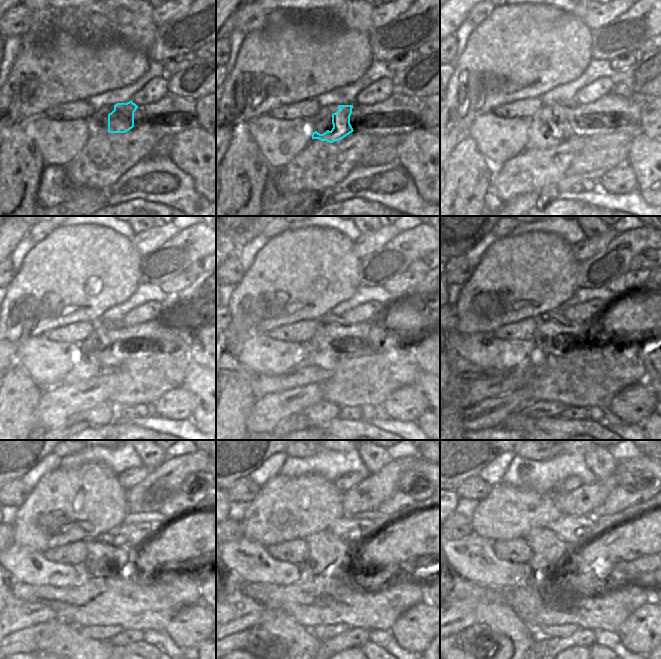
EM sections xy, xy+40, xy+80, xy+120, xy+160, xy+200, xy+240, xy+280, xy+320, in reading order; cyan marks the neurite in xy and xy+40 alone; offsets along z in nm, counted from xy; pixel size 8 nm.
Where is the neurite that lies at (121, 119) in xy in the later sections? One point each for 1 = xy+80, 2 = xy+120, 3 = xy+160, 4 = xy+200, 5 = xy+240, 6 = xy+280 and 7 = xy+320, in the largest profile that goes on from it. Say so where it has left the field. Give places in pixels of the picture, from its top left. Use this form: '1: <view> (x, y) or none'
1: xy+80 (562, 131)
2: xy+120 (104, 363)
3: xy+160 (323, 364)
4: xy+200 (469, 391)
5: xy+240 (12, 614)
6: xy+280 (236, 612)
7: xy+320 (460, 615)

